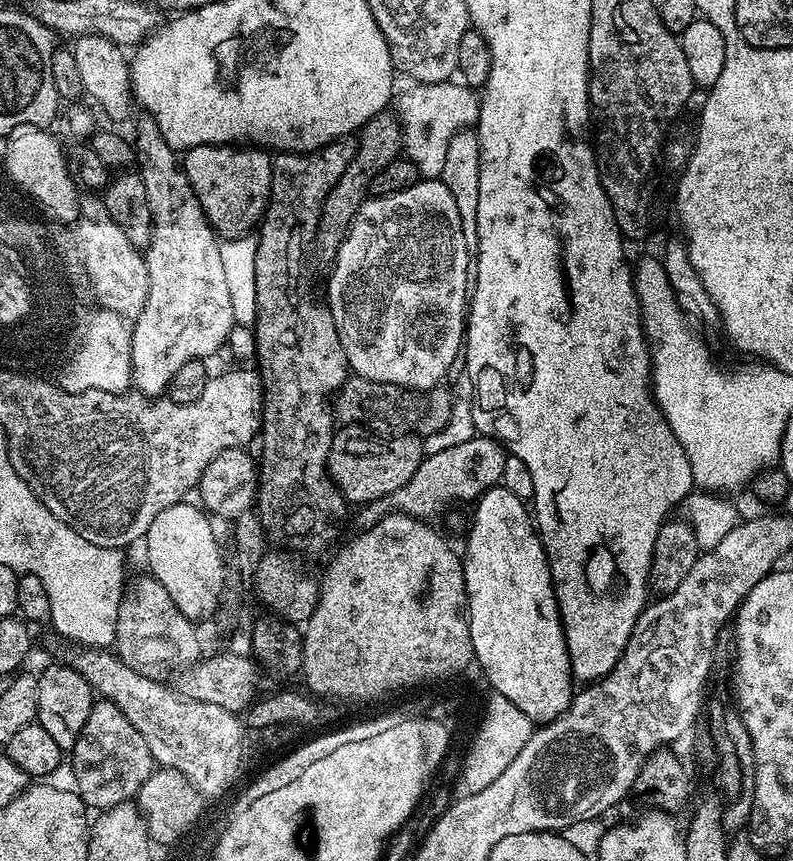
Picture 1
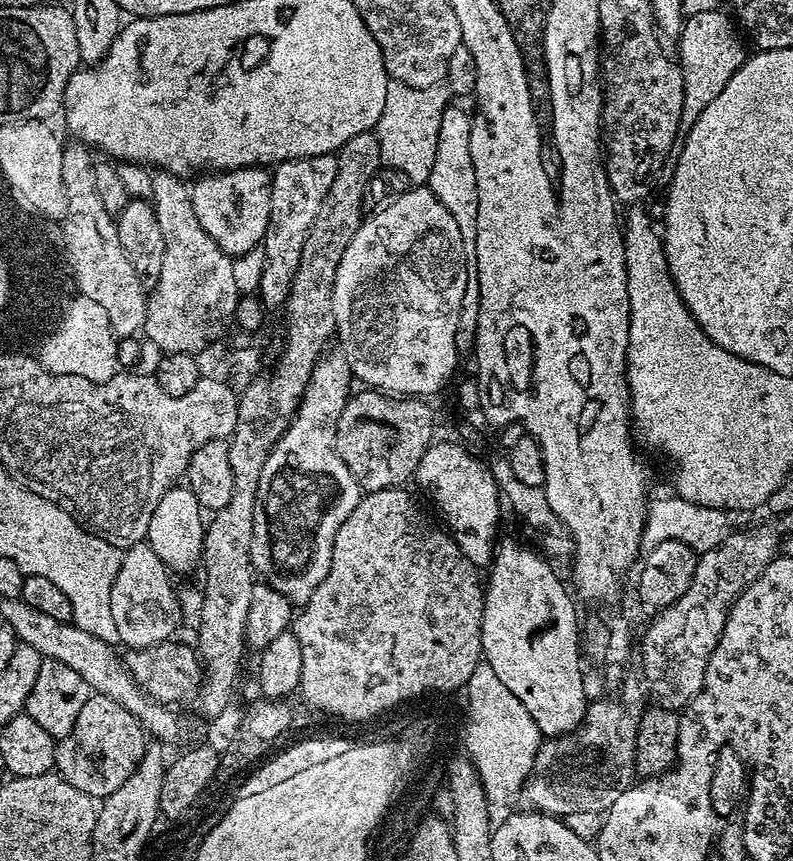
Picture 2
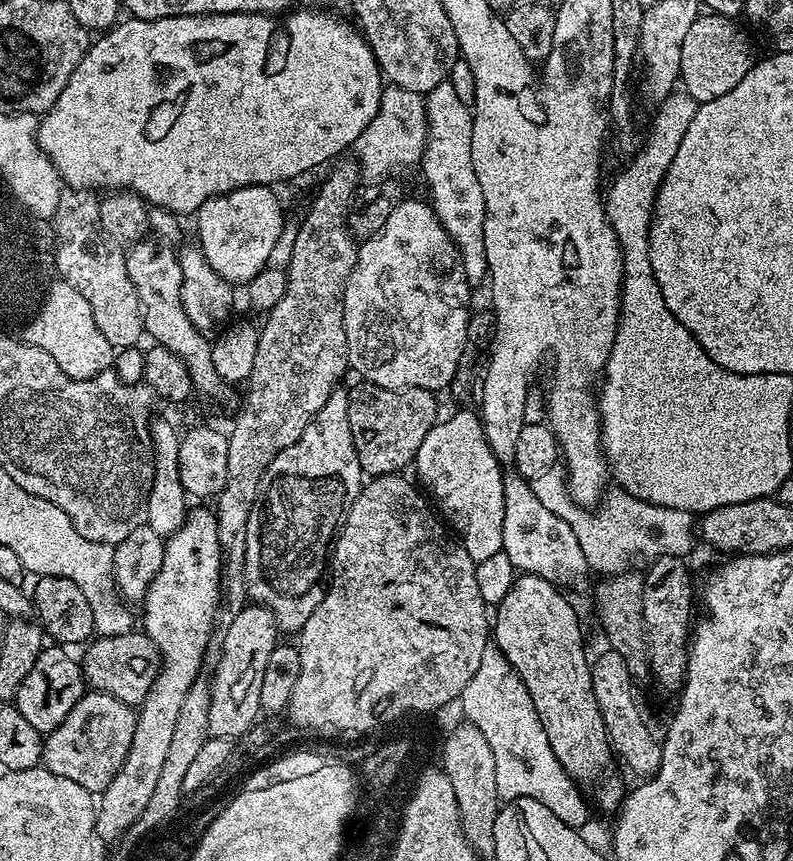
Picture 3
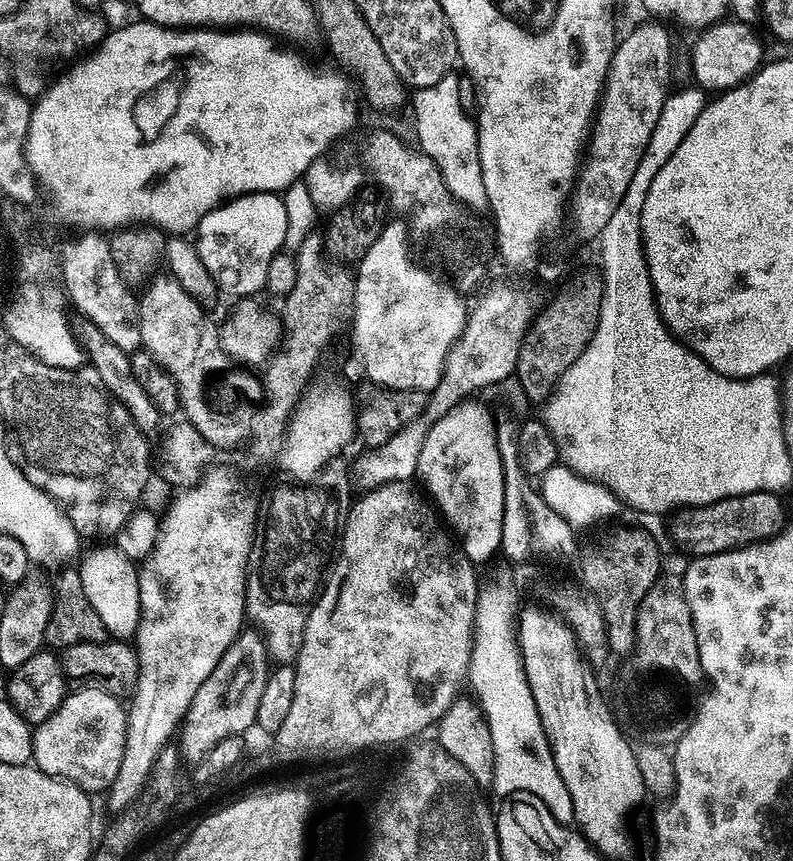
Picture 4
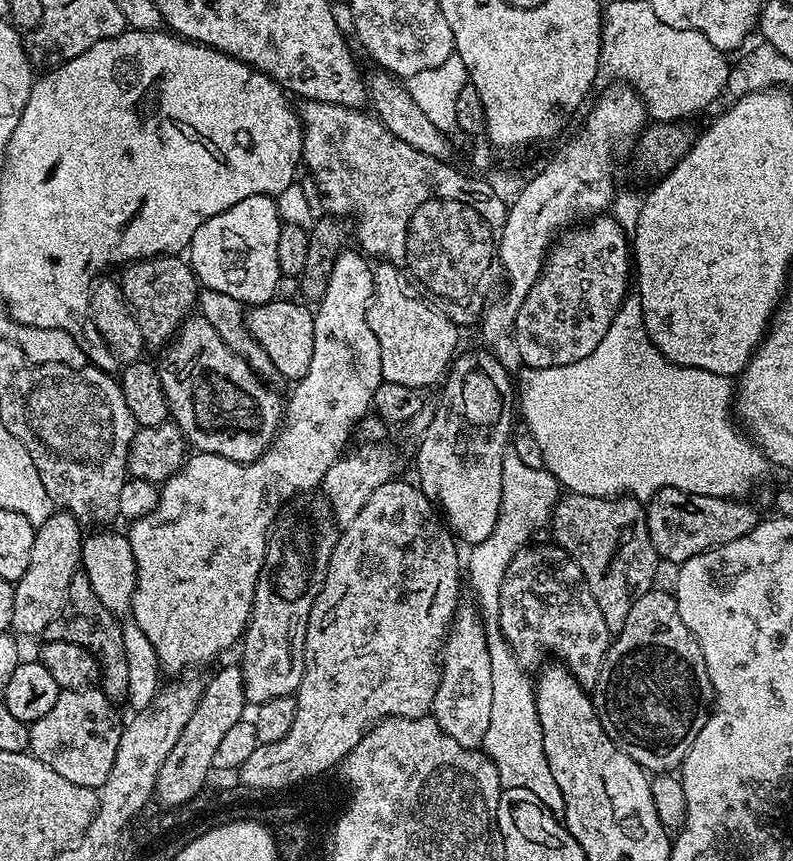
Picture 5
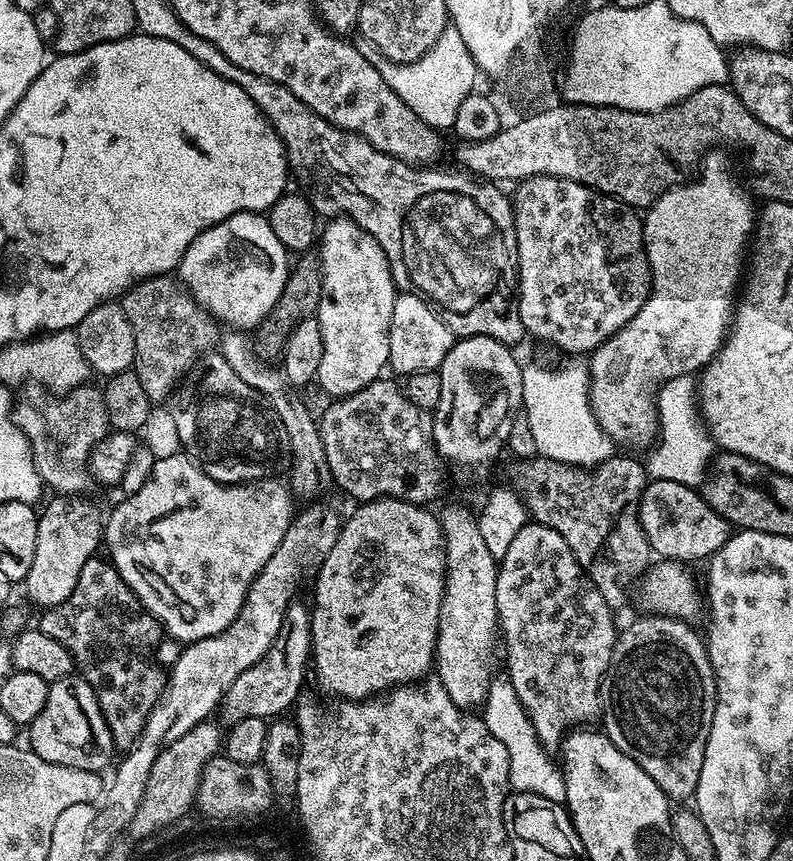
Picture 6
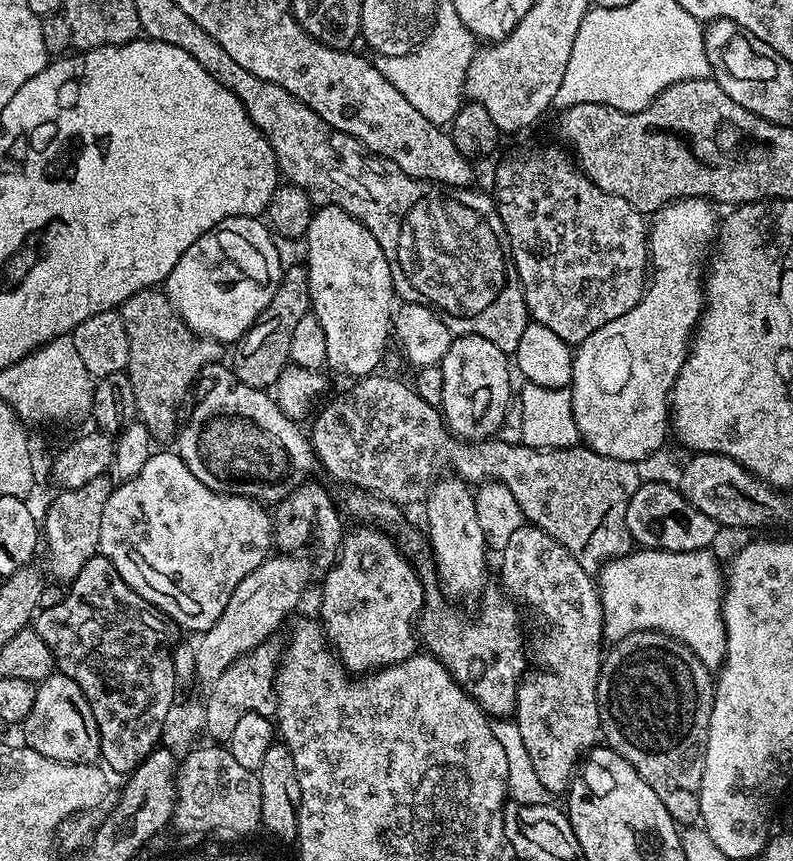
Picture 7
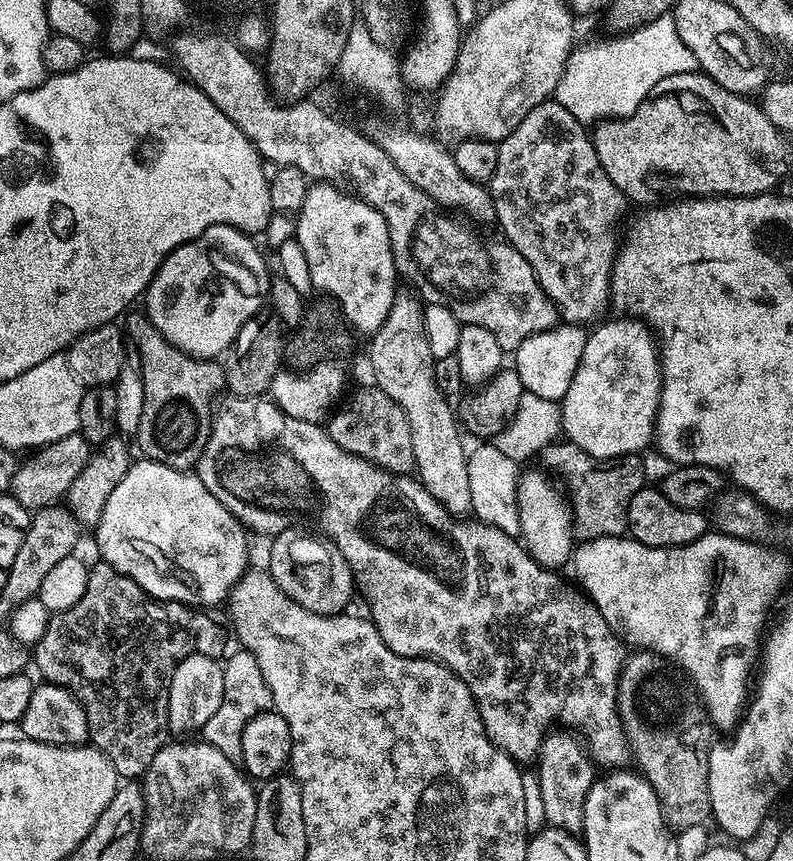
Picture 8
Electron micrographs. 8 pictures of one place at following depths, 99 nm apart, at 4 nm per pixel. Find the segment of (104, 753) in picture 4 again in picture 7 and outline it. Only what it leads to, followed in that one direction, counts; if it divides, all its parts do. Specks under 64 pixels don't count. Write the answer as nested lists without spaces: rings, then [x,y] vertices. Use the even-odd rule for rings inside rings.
[[[53,674],[36,684],[34,707],[24,719],[22,731],[23,743],[51,760],[63,764],[90,764],[100,760],[98,722],[94,722],[94,710],[90,710],[90,702],[86,702],[86,694],[74,678]]]

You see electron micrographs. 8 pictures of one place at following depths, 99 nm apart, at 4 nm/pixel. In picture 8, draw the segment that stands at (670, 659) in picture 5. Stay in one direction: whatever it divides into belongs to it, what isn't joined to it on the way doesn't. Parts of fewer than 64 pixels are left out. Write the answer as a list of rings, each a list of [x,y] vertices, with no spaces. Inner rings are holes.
[[[655,650],[633,651],[616,679],[616,713],[627,751],[654,790],[668,827],[679,830],[709,823],[708,749],[714,743],[714,725],[691,680]]]

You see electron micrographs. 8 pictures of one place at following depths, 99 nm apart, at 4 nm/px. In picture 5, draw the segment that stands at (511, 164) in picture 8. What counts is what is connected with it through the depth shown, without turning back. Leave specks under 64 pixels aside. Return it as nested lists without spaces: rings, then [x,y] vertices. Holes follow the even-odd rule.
[[[596,214],[591,217],[592,220],[589,222],[588,225],[585,226],[585,228],[576,228],[573,230],[573,232],[565,231],[563,235],[561,235],[559,239],[553,243],[550,251],[545,255],[544,258],[544,269],[540,272],[540,276],[536,281],[534,282],[534,286],[530,290],[530,294],[526,294],[526,298],[522,302],[522,306],[518,310],[518,314],[516,315],[516,322],[514,325],[514,337],[516,336],[516,352],[518,355],[521,356],[522,359],[524,359],[524,362],[522,362],[524,368],[553,368],[554,366],[566,366],[570,362],[578,362],[582,358],[586,358],[586,354],[590,354],[593,352],[594,349],[598,346],[598,342],[602,341],[602,338],[605,337],[606,332],[610,329],[610,324],[614,320],[614,316],[618,314],[618,310],[620,308],[620,304],[623,303],[625,300],[625,297],[629,295],[630,289],[628,289],[628,280],[630,284],[630,277],[633,275],[634,272],[634,260],[633,257],[630,255],[630,236],[627,231],[624,230],[623,226],[620,225],[615,217],[613,217],[611,214]]]

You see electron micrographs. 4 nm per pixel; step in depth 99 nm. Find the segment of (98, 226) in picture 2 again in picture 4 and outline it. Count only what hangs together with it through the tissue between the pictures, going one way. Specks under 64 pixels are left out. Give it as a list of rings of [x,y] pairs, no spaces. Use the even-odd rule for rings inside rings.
[[[89,234],[83,243],[76,246],[68,264],[68,274],[62,279],[68,286],[68,296],[83,317],[90,319],[111,342],[126,353],[141,351],[142,330],[140,329],[140,306],[137,293],[118,274],[114,266],[112,251],[105,237]]]

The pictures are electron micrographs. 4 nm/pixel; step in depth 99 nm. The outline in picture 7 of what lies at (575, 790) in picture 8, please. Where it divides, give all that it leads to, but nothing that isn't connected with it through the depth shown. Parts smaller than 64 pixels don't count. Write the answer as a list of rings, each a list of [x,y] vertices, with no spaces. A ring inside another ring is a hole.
[[[524,522],[515,530],[502,549],[502,555],[504,565],[500,568],[500,576],[504,579],[503,591],[513,601],[533,608],[548,627],[548,632],[542,633],[533,644],[531,641],[530,656],[531,659],[532,656],[536,659],[540,669],[537,672],[529,671],[516,687],[514,723],[522,734],[522,742],[526,742],[530,762],[534,762],[534,774],[538,774],[542,786],[546,786],[550,794],[564,794],[571,785],[582,757],[591,748],[597,747],[602,736],[596,687],[600,681],[600,665],[604,663],[606,652],[603,647],[600,649],[605,638],[604,611],[600,605],[598,584],[589,572],[578,566],[566,546],[559,544],[554,537],[546,534],[546,530],[537,528],[534,524]]]

